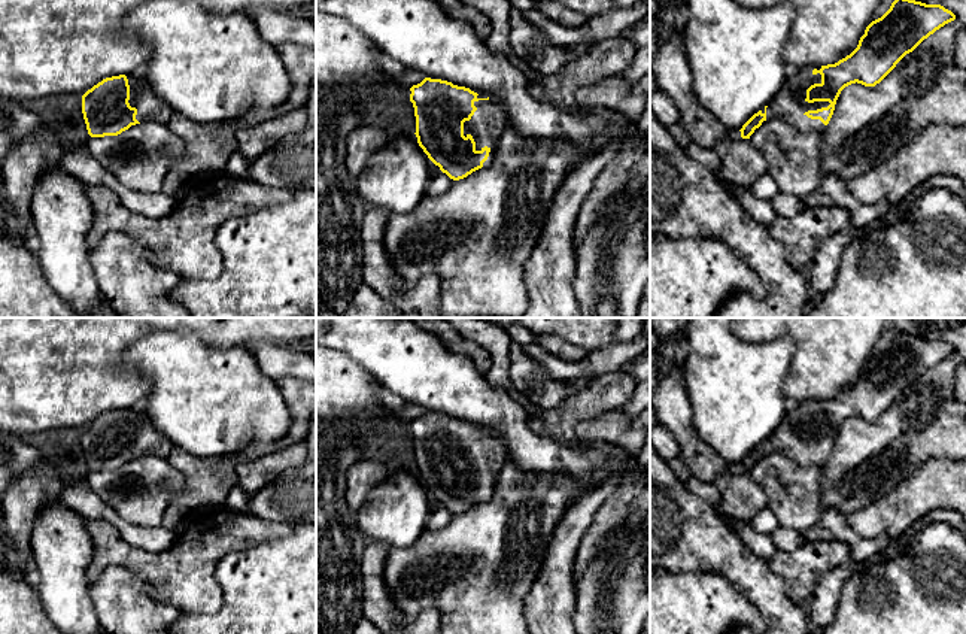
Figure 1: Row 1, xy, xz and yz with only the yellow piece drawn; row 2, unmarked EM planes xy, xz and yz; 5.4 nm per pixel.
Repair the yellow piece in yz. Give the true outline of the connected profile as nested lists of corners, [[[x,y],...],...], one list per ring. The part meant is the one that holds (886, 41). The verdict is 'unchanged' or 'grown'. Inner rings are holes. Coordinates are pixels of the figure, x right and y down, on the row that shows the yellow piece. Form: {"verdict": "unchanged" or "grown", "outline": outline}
{"verdict": "grown", "outline": [[[894,0],[890,9],[878,19],[872,21],[860,37],[857,48],[835,64],[806,66],[790,69],[781,91],[763,109],[754,113],[738,136],[750,139],[756,128],[766,119],[778,118],[802,133],[820,133],[829,124],[841,91],[851,84],[875,87],[896,64],[912,52],[924,39],[945,24],[956,19],[956,15],[941,4],[926,4],[915,0]]]}

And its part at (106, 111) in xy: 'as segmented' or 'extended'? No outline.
extended

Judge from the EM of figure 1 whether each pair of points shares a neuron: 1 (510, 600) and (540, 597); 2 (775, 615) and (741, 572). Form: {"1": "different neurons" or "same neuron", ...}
{"1": "different neurons", "2": "same neuron"}

